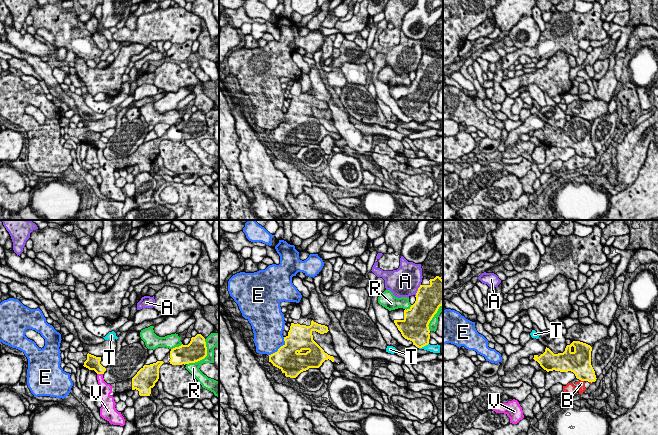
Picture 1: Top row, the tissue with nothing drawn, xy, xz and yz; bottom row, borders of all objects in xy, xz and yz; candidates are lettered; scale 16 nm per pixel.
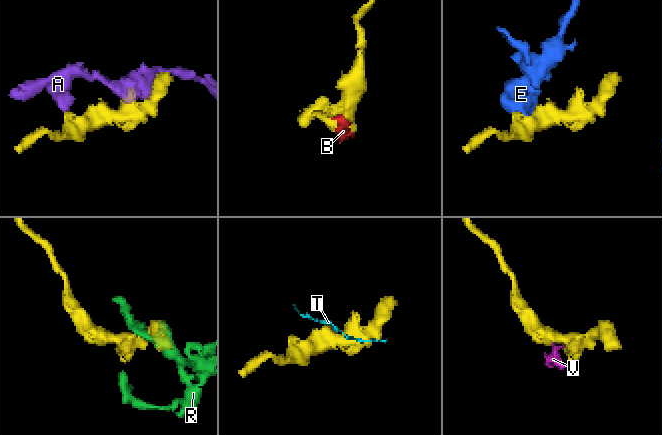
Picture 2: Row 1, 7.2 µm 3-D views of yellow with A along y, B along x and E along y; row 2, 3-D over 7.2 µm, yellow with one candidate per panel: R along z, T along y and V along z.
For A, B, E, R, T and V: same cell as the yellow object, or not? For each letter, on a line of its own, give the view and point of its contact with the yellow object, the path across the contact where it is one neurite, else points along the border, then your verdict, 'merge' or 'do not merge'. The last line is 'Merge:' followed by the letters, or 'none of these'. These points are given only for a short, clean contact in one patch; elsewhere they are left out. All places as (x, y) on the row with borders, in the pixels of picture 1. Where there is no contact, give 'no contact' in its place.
A: meets yellow in xz at (418, 290); do not merge
B: meets yellow in yz at (582, 380); do not merge
E: meets yellow in xz at (279, 348); do not merge
R: meets yellow in xy at (204, 357); do not merge
T: meets yellow in xz at (422, 346); do not merge
V: meets yellow in xy at (100, 373); runs through xy (92, 363), (100, 373), (100, 380), (104, 388); merge
Merge: V

